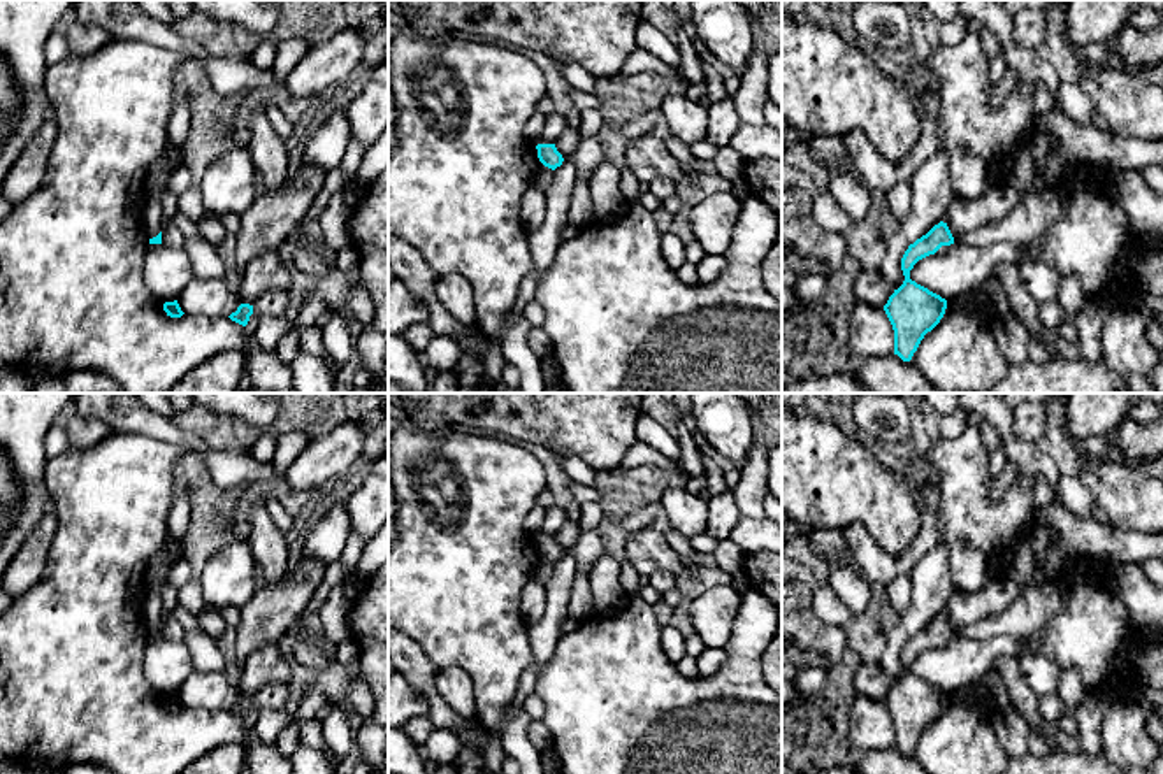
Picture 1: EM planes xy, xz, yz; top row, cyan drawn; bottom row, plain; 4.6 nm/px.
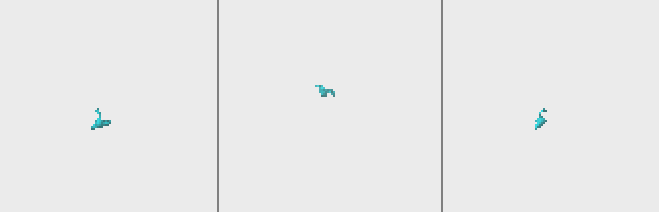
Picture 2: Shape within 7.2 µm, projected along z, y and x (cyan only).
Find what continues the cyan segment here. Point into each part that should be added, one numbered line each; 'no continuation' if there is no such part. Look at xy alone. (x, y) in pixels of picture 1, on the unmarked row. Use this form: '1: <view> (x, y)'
no continuation

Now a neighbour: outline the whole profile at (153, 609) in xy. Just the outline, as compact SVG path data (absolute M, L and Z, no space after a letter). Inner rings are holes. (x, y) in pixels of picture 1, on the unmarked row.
M149 591L144 600L144 625L148 632L156 630L163 623L163 604L160 595Z

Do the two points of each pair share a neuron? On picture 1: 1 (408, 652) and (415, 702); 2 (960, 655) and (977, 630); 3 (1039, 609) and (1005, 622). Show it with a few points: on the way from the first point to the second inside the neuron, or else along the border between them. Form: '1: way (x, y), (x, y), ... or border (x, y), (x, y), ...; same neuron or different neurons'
1: border (406, 678), (426, 697), (429, 715); different neurons
2: border (954, 634), (977, 639), (1014, 637); different neurons
3: way (1030, 613), (1014, 622); same neuron

